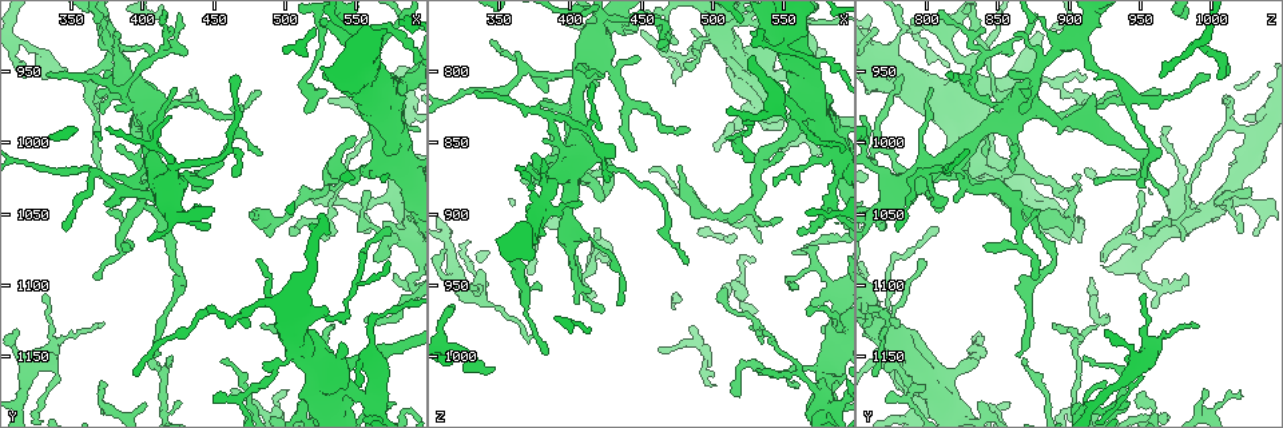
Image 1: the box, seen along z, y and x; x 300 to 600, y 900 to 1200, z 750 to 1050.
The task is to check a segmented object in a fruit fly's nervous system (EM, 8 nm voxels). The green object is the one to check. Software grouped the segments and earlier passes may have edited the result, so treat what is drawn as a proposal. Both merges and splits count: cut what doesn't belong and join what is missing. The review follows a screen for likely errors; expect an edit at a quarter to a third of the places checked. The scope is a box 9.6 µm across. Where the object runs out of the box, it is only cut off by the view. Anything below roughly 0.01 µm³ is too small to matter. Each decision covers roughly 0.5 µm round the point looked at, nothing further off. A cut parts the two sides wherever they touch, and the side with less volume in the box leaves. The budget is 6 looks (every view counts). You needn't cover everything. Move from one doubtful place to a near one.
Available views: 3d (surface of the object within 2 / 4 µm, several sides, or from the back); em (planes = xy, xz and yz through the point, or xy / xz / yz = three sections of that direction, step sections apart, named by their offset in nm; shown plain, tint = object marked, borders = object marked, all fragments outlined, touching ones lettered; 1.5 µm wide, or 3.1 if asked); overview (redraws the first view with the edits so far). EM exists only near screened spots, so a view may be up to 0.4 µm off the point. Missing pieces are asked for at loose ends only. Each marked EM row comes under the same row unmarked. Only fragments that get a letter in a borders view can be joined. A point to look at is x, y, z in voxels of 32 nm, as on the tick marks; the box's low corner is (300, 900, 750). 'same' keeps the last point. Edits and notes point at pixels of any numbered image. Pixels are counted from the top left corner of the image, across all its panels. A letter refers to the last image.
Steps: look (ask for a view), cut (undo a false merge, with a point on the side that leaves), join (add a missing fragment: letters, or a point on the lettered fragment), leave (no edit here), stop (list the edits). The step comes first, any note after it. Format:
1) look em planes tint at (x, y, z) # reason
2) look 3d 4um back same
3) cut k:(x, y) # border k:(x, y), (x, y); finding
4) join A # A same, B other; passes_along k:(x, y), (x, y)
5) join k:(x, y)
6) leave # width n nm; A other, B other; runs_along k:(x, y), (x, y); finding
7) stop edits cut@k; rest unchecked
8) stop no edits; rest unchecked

look em xz step 4 borders at (422, 1152, 910) # thin end

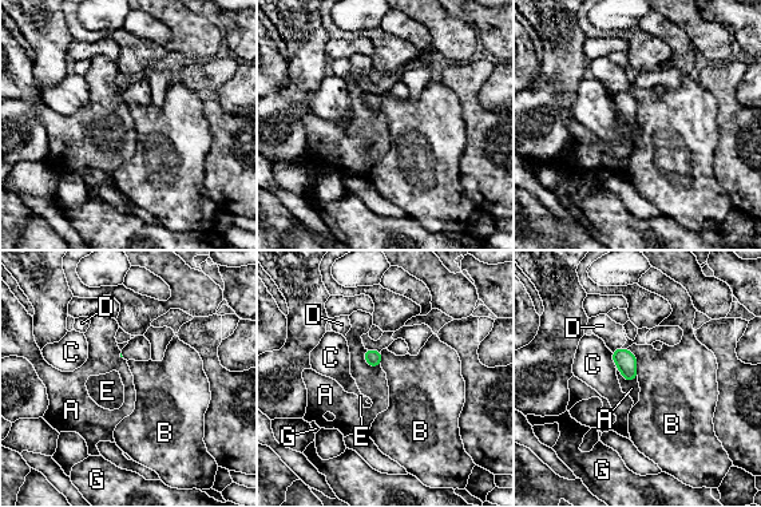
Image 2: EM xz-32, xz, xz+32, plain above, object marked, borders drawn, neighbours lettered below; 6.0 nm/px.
look em xy step 4 borders same # cut it another way

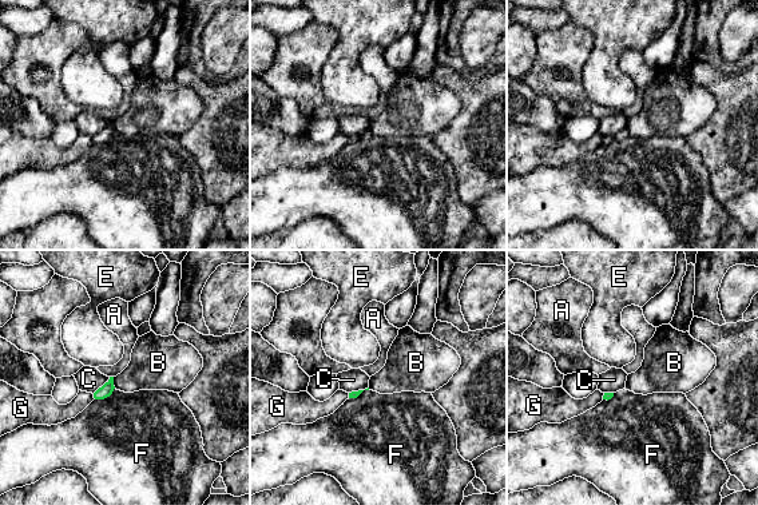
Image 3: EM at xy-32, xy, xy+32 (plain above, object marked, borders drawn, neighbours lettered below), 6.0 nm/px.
leave # longest_contact F 160 nm; A other, B other, C other, E other, F other, G other; border 3:(112, 377), (116, 389); no lettered fragment goes on from it

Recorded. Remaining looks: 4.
look 3d 4um at (368, 1096, 876)

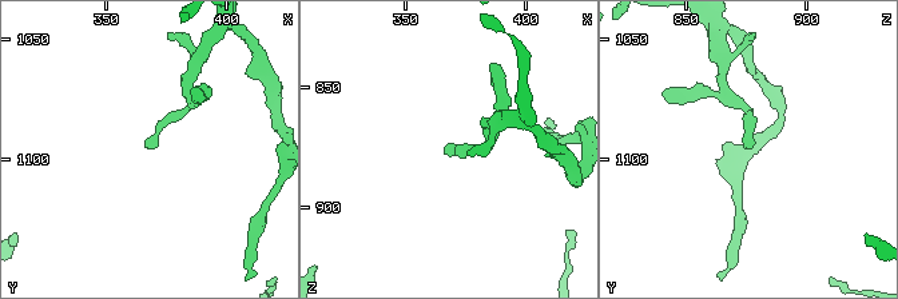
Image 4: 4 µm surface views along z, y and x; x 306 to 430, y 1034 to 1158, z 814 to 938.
look em planes borders at (366, 1095, 877) # shape alone is not enough

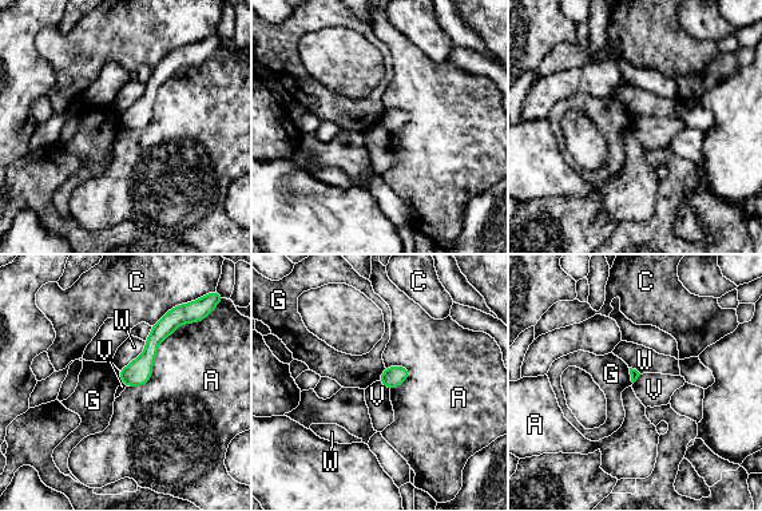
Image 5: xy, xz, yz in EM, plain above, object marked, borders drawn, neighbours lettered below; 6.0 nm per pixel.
leave # A other, C other, G other, V other, W other; border 5:(378, 380), (389, 389); none of them fits

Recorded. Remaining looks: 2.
stop no edits; rest unchecked

